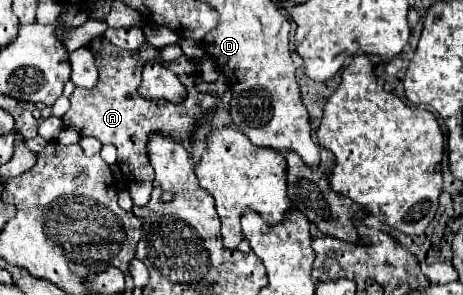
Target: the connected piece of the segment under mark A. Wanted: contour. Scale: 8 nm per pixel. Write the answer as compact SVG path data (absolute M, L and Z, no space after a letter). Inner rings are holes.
M94 37L92 43L88 43L88 49L96 57L96 67L100 73L98 85L92 89L80 89L76 87L72 97L70 97L70 109L62 117L62 123L66 129L74 129L80 135L90 135L100 139L102 143L112 143L118 149L118 167L122 171L122 177L128 185L130 197L134 205L142 207L150 199L152 191L152 181L154 181L154 169L148 161L148 135L152 131L166 133L184 145L190 141L190 133L196 129L202 117L214 113L216 109L216 99L212 95L204 95L196 91L196 78L198 71L194 63L182 55L172 63L164 62L156 49L146 45L140 51L122 51L114 47L106 37ZM148 59L159 59L159 61L174 73L180 73L180 81L186 85L187 97L182 105L174 105L166 99L142 99L138 95L138 85L140 85L140 69Z

